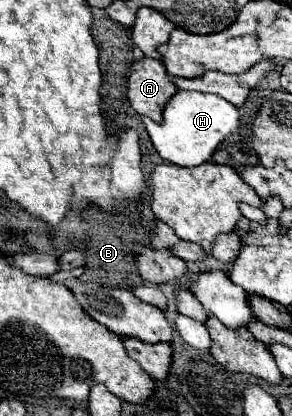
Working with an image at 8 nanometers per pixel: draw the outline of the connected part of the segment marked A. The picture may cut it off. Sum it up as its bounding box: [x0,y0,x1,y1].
[127,58,177,122]

